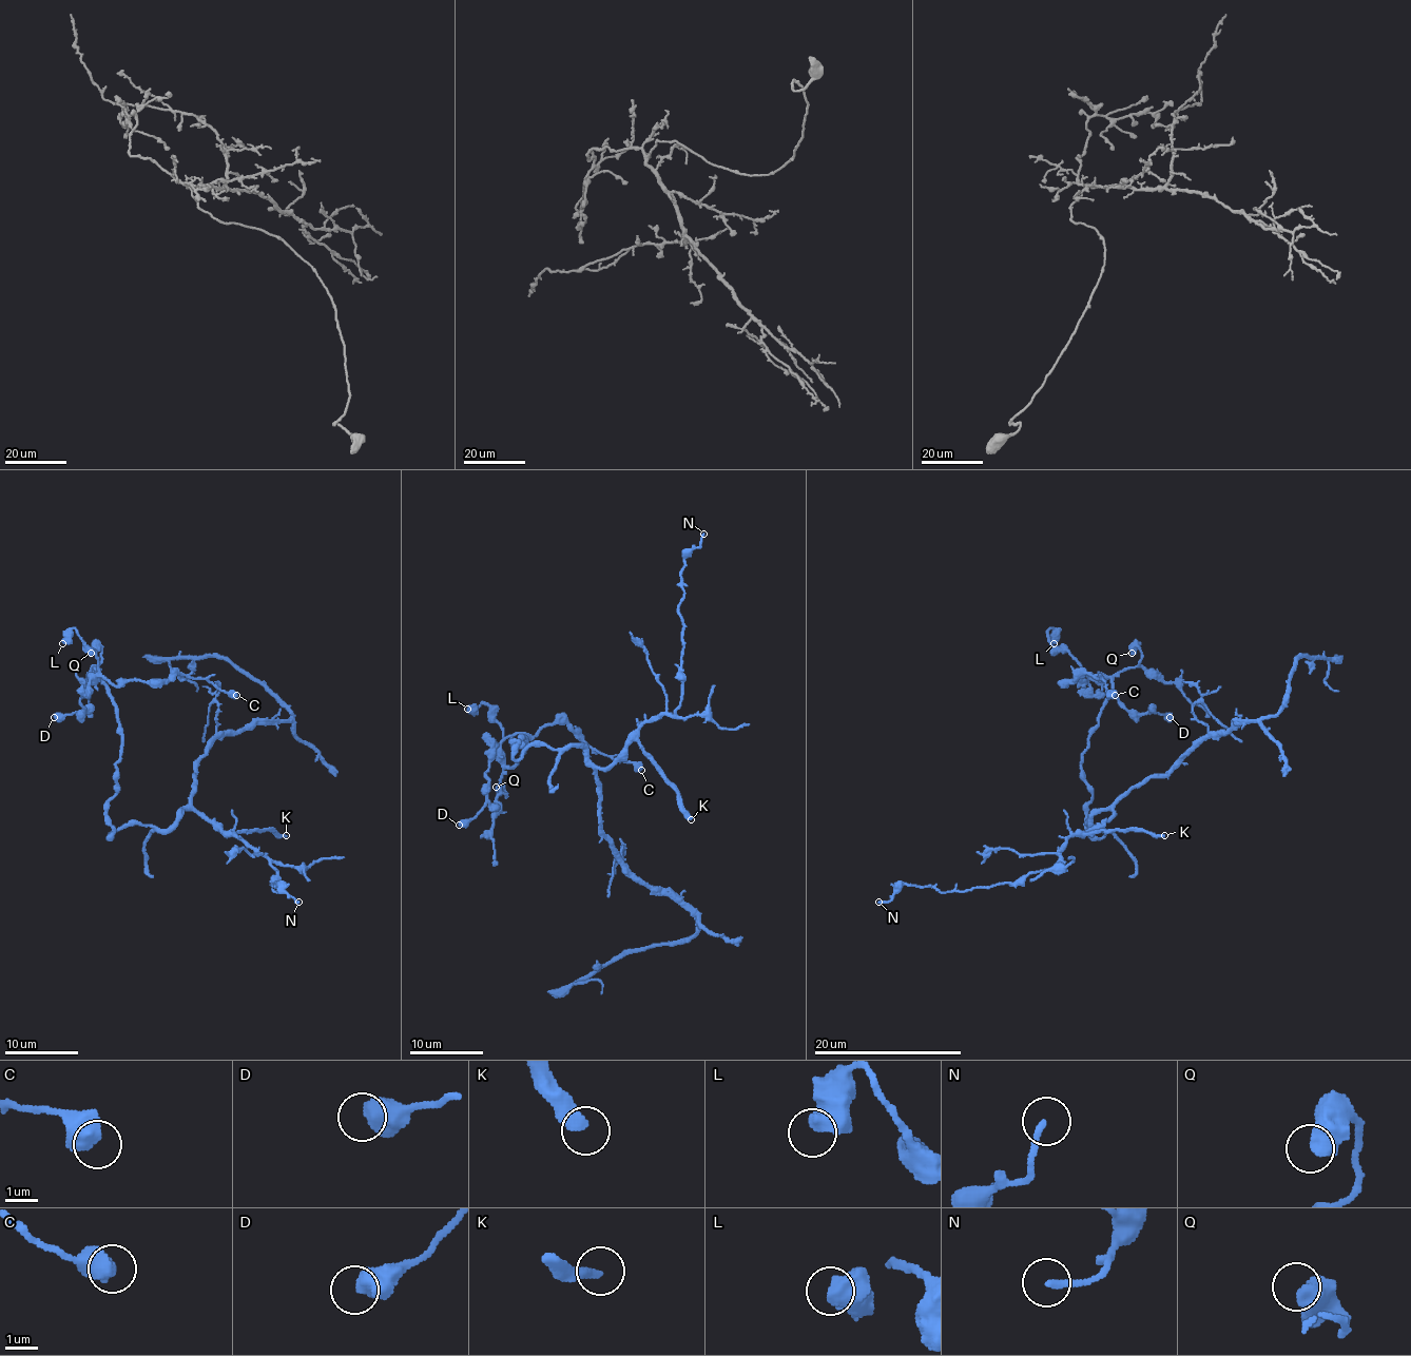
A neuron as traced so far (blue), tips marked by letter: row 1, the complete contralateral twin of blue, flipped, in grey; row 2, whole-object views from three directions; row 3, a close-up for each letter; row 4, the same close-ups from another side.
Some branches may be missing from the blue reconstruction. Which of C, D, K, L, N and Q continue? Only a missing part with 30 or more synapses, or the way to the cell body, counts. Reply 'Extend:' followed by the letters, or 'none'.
Extend: K

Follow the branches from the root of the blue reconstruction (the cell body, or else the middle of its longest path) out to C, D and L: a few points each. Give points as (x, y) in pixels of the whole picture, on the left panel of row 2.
C: (175, 820), (166, 830), (126, 825), (107, 837), (121, 728), (96, 676), (121, 685), (182, 673), (236, 695)
D: (175, 820), (166, 830), (126, 825), (107, 837), (121, 728), (98, 678), (89, 680), (81, 713), (54, 717)
L: (175, 820), (166, 830), (126, 825), (107, 837), (121, 728), (96, 676), (98, 656), (76, 628), (62, 643)

